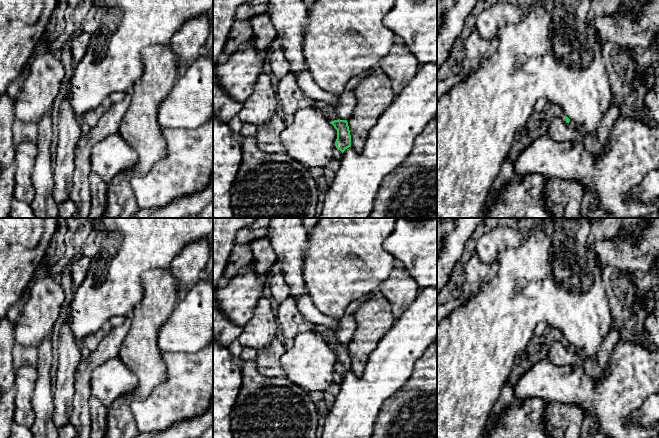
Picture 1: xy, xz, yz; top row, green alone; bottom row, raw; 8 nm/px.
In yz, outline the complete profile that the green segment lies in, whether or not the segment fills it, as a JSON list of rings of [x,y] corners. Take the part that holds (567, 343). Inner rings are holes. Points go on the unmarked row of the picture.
[[[548,326],[541,335],[534,335],[526,347],[516,354],[512,370],[501,388],[500,395],[488,419],[483,438],[487,437],[488,431],[493,427],[500,414],[517,399],[515,386],[519,379],[535,363],[547,358],[555,342],[561,342],[566,347],[570,346],[570,343],[558,329]]]

